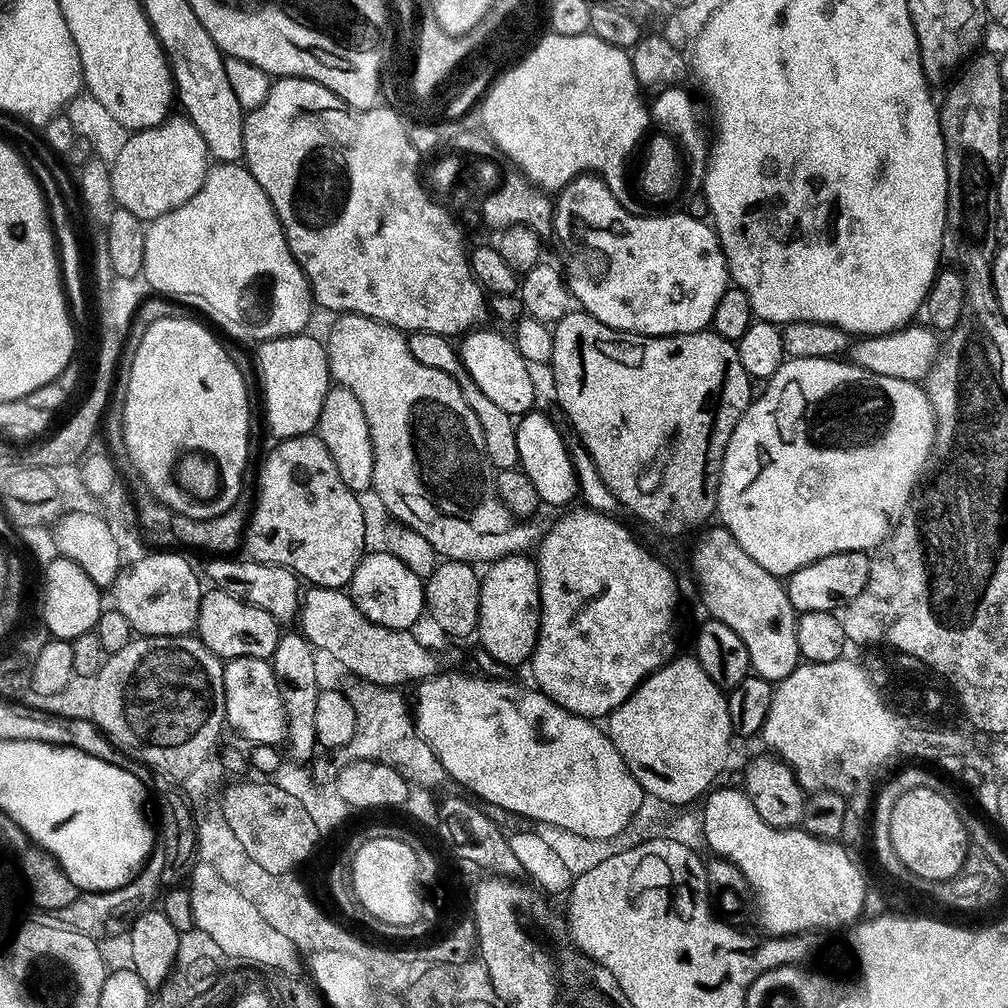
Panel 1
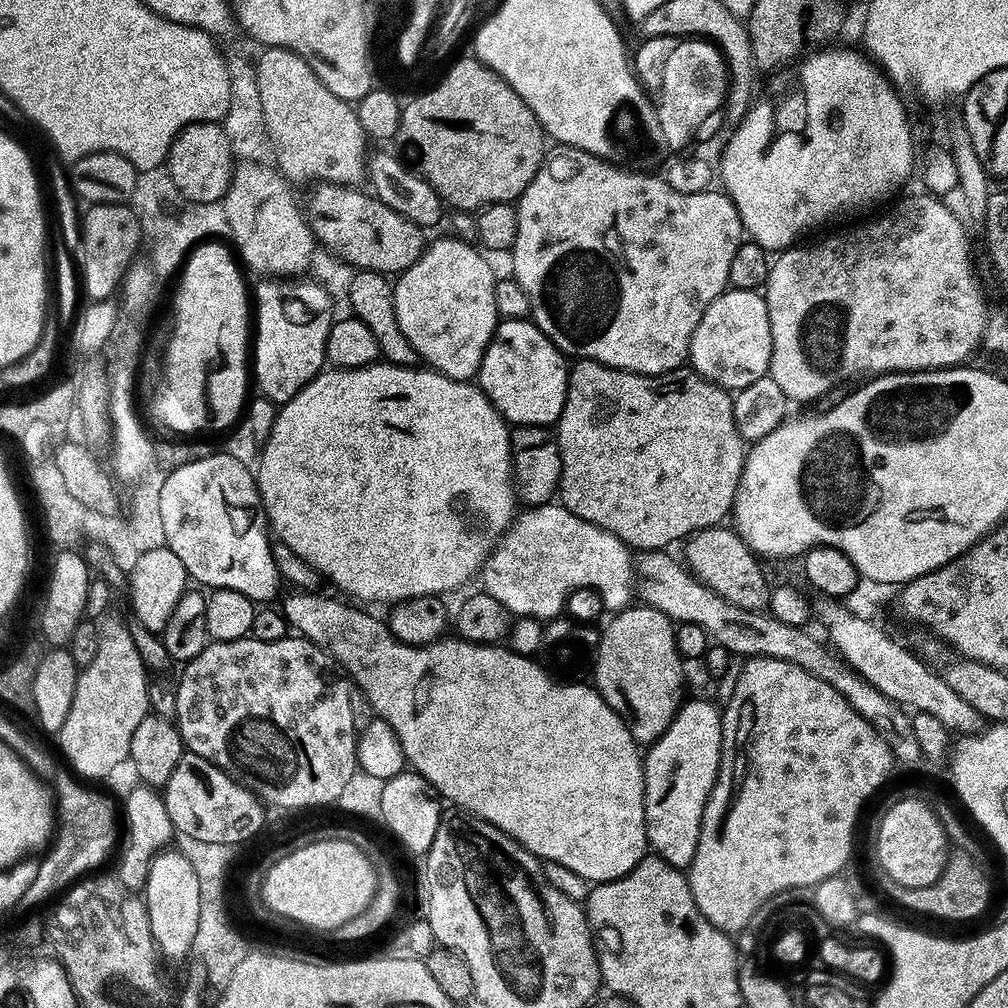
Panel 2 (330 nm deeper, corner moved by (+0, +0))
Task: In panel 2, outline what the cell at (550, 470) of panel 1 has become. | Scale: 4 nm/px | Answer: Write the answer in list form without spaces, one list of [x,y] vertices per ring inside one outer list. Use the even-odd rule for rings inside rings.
[[[531,319],[500,320],[480,363],[478,386],[509,425],[555,425],[568,389],[569,361]]]

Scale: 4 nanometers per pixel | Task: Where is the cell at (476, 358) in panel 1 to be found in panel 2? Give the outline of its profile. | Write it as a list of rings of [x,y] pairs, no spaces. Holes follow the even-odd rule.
[[[462,239],[436,240],[433,244],[431,241],[418,262],[399,273],[394,280],[392,293],[402,334],[406,334],[417,357],[427,367],[455,380],[471,381],[479,373],[488,343],[496,333],[498,317],[494,306],[494,286],[498,276],[492,273],[487,258],[479,247]]]

